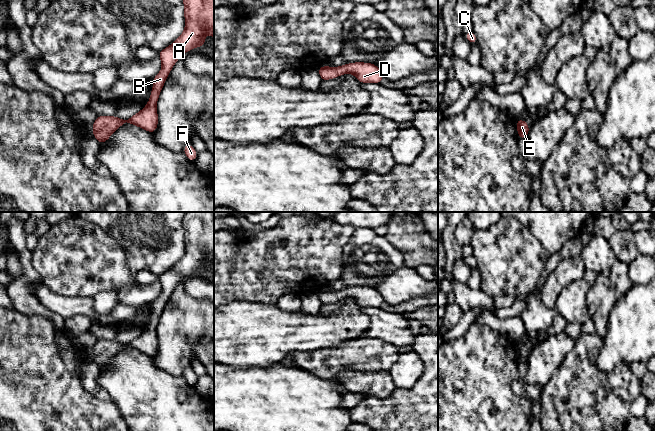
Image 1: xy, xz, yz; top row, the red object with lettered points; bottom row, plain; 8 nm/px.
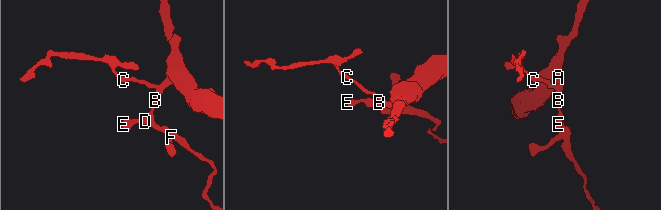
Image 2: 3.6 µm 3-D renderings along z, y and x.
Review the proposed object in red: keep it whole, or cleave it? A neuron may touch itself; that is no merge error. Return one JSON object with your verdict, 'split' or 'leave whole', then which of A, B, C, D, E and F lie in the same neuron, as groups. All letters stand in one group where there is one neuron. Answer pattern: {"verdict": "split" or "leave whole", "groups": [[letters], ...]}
{"verdict": "leave whole", "groups": [["A", "B", "C", "D", "E", "F"]]}

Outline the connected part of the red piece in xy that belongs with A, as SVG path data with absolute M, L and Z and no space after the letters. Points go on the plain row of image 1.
M186 212L183 218L185 254L168 271L158 276L161 295L152 303L153 313L147 329L129 343L116 340L97 340L92 356L95 363L105 367L113 356L125 347L138 350L151 358L157 354L157 325L164 307L175 287L184 276L205 270L207 256L214 262L214 212Z

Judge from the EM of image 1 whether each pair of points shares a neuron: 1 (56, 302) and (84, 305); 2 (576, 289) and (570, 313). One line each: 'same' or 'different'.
1: same
2: same

